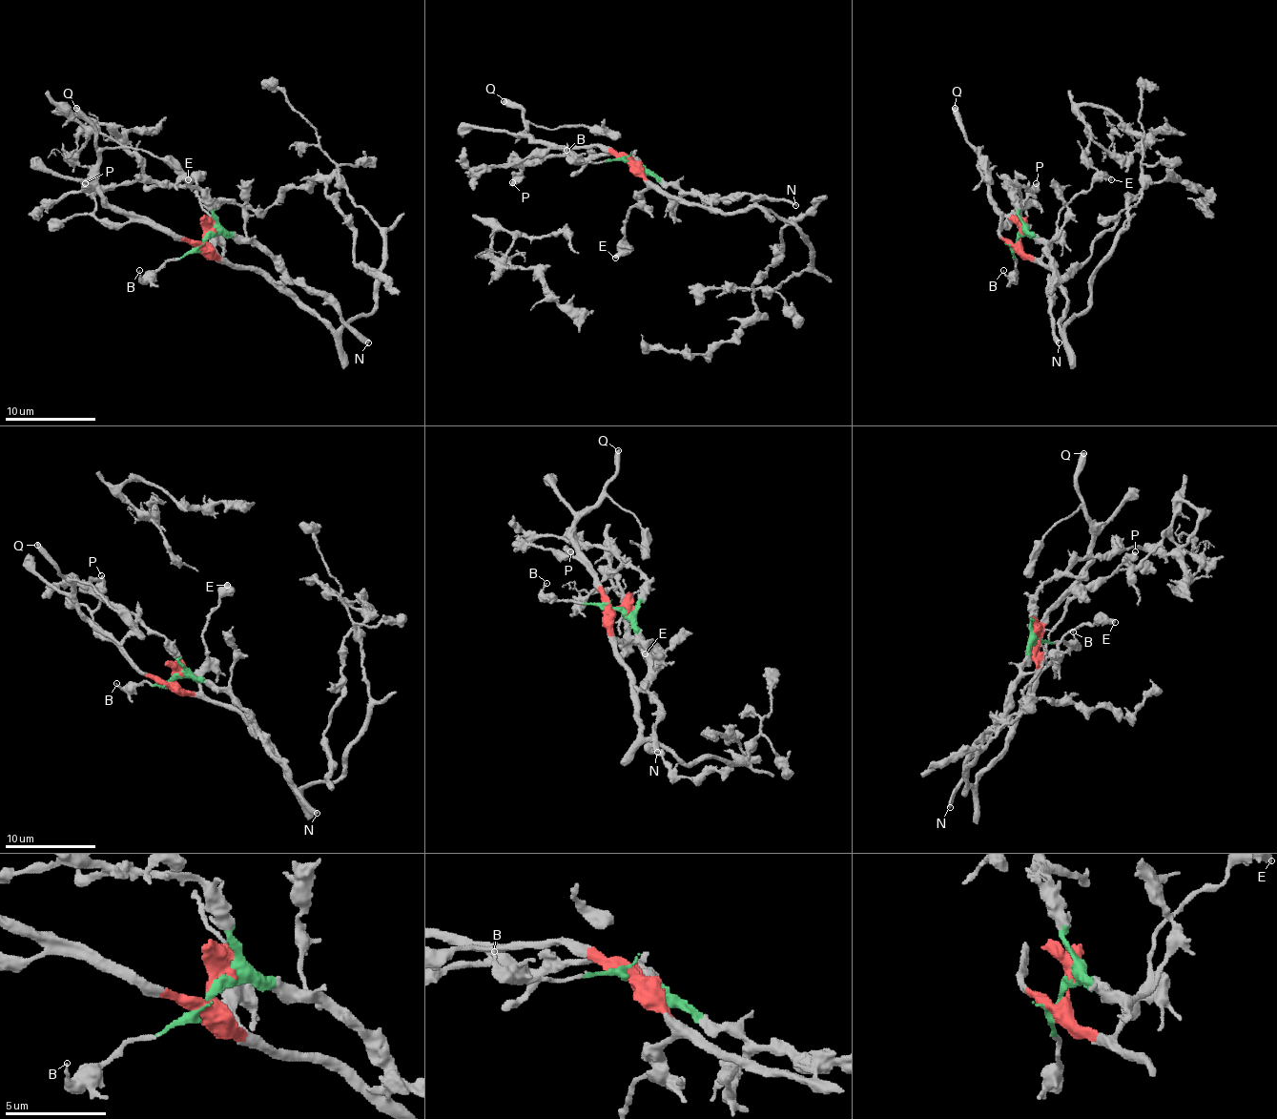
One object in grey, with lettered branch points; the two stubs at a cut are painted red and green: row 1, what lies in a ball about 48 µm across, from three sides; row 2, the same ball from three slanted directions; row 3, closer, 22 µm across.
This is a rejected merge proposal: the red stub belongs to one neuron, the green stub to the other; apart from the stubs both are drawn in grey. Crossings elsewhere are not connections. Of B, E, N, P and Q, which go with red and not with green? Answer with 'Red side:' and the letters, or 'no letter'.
Red side: E, P, Q

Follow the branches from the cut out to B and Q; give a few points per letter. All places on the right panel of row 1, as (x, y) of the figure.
B: (1019, 237), (1014, 248), (1017, 271), (1009, 278), (1002, 271)
Q: (1019, 237), (1017, 243), (1012, 243), (1000, 235), (998, 207), (987, 184), (984, 157), (966, 139), (955, 107)

